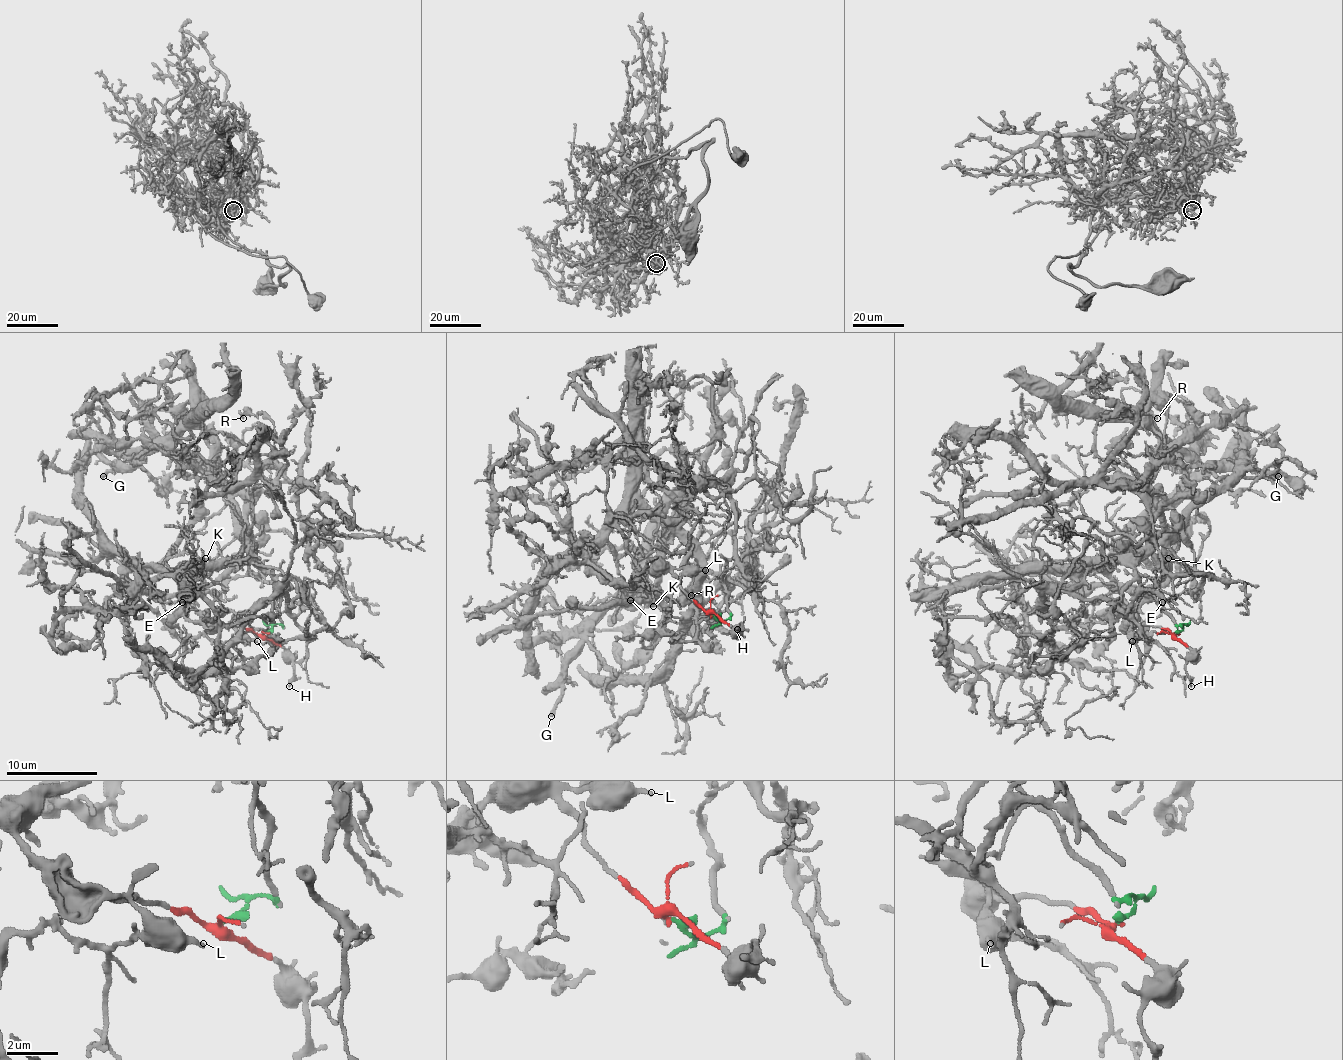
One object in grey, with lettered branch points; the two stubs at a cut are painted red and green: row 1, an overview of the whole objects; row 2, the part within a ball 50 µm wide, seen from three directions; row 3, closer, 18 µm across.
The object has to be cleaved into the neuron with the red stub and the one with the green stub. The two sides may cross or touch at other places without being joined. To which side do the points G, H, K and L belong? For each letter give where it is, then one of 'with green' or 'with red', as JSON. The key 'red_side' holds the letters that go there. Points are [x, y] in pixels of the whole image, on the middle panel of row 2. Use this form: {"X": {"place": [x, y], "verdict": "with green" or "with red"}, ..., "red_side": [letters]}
{"G": {"place": [551, 716], "verdict": "with green"}, "H": {"place": [737, 629], "verdict": "with red"}, "K": {"place": [653, 606], "verdict": "with green"}, "L": {"place": [705, 570], "verdict": "with red"}, "red_side": ["H", "L"]}

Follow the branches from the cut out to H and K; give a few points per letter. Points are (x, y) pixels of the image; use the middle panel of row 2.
H: (712, 616), (714, 614), (733, 627), (742, 623), (737, 630)
K: (712, 616), (723, 620), (730, 614), (723, 582), (710, 572), (701, 579), (685, 616), (669, 616), (653, 607)

